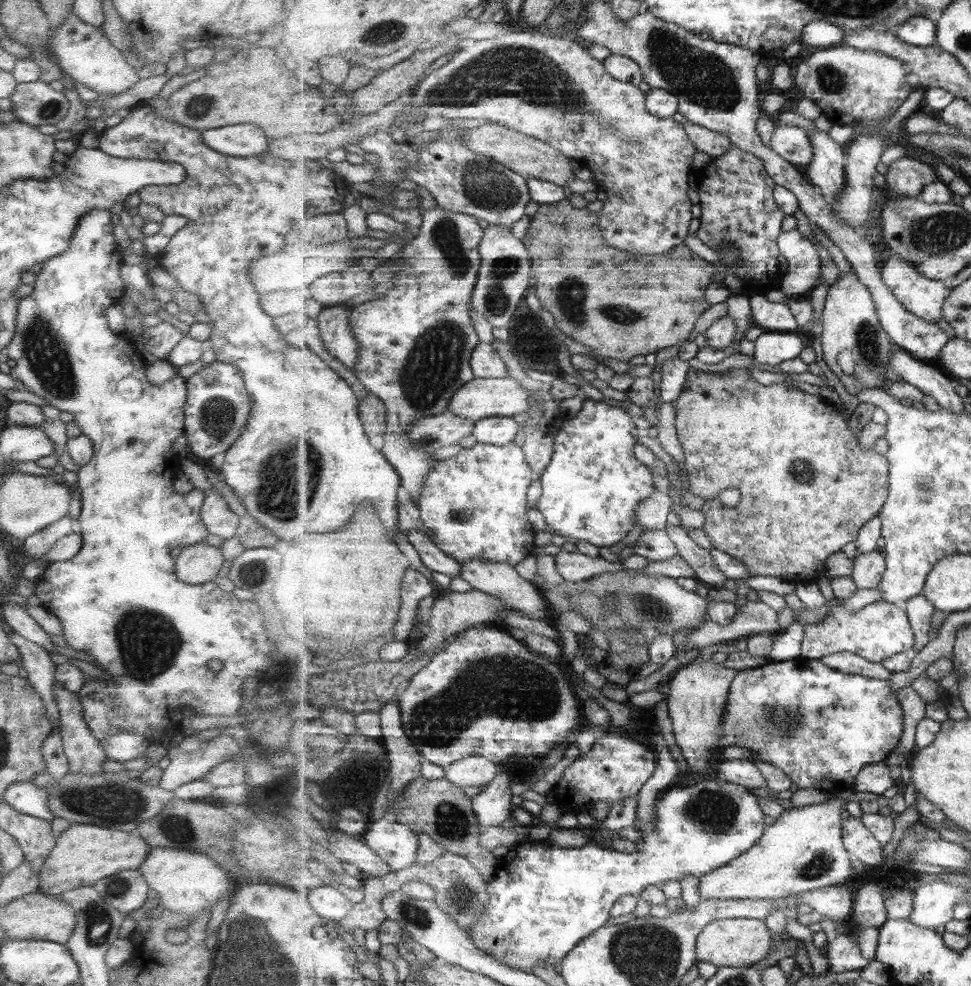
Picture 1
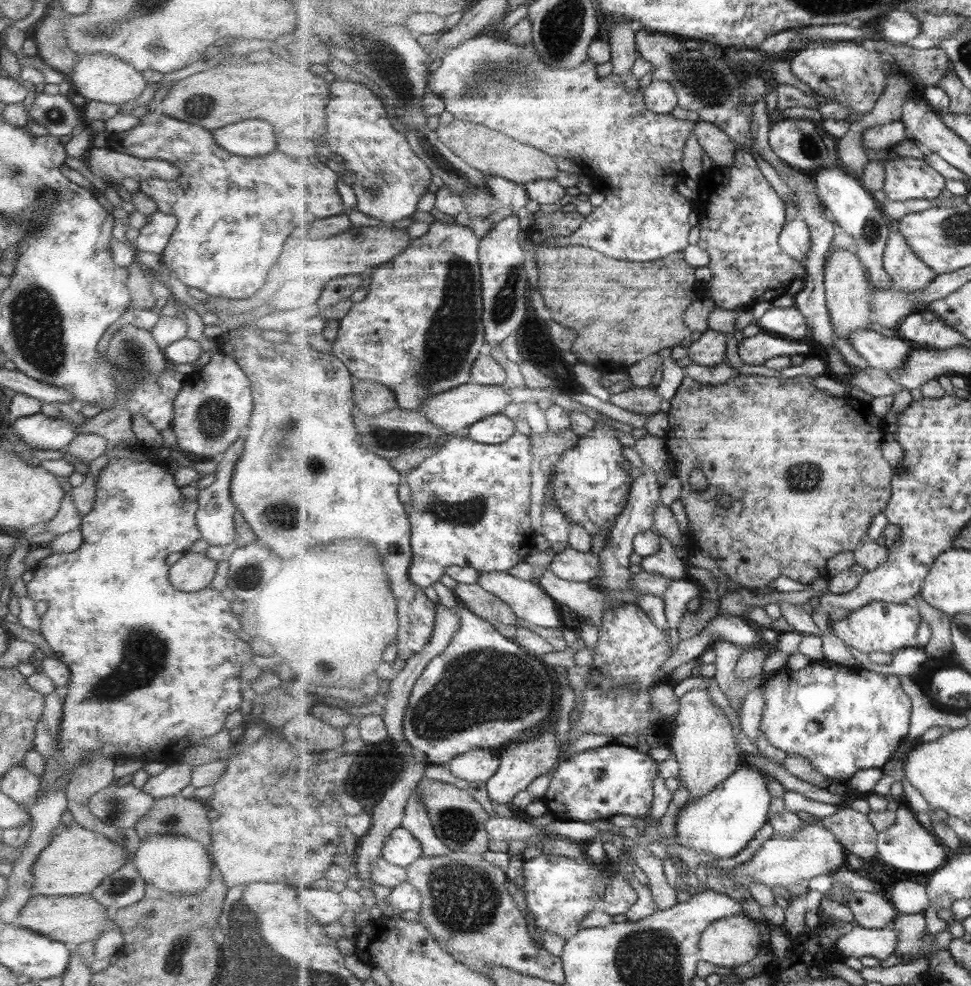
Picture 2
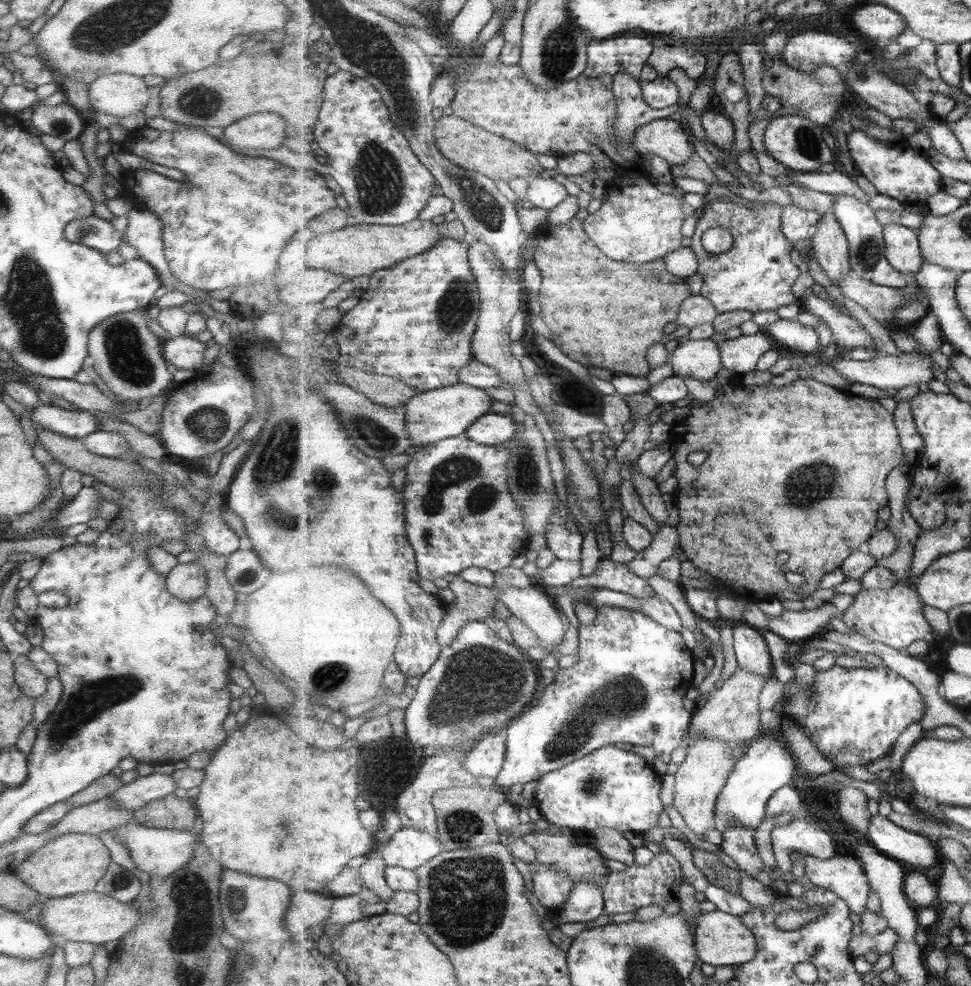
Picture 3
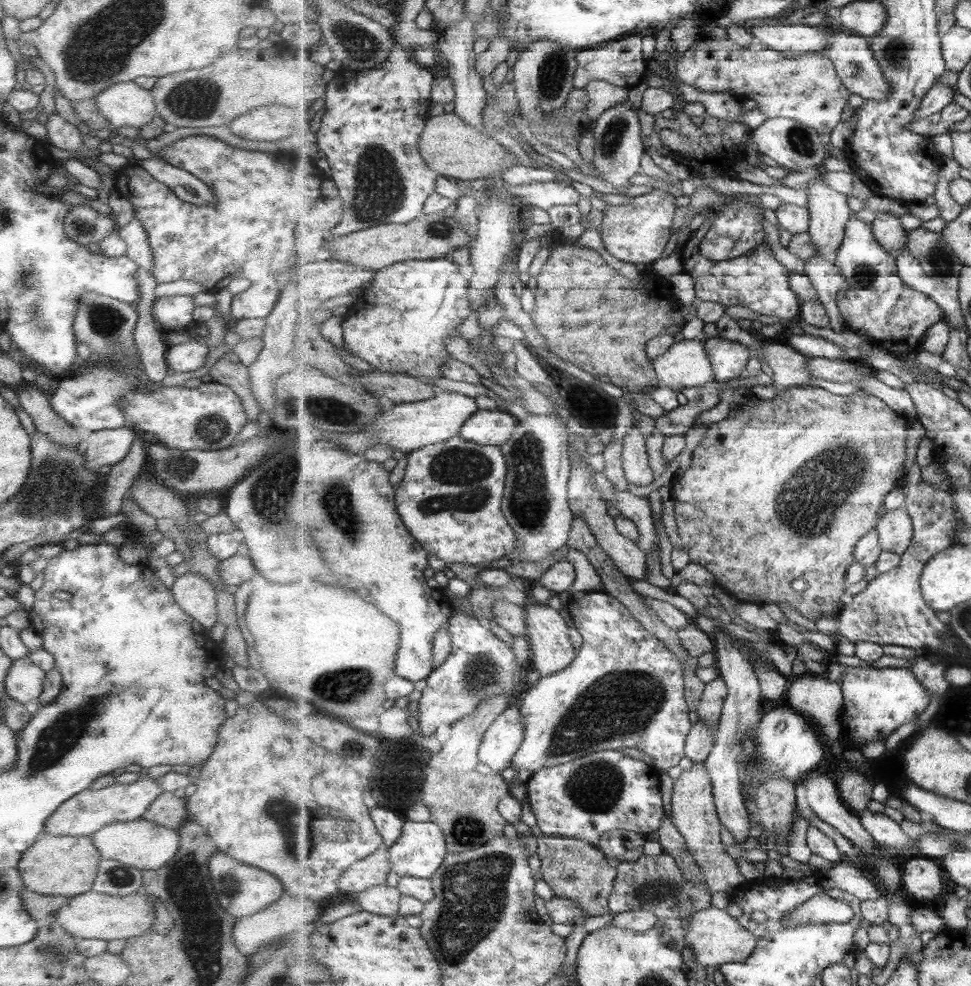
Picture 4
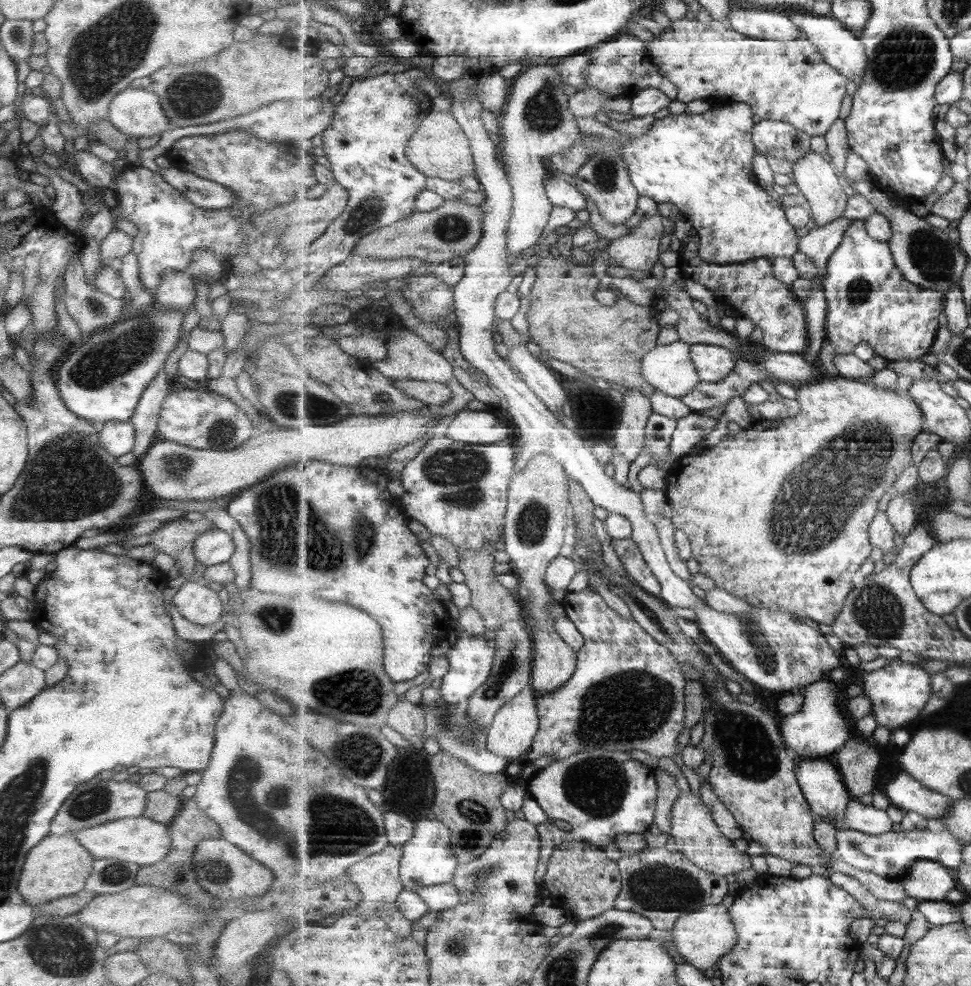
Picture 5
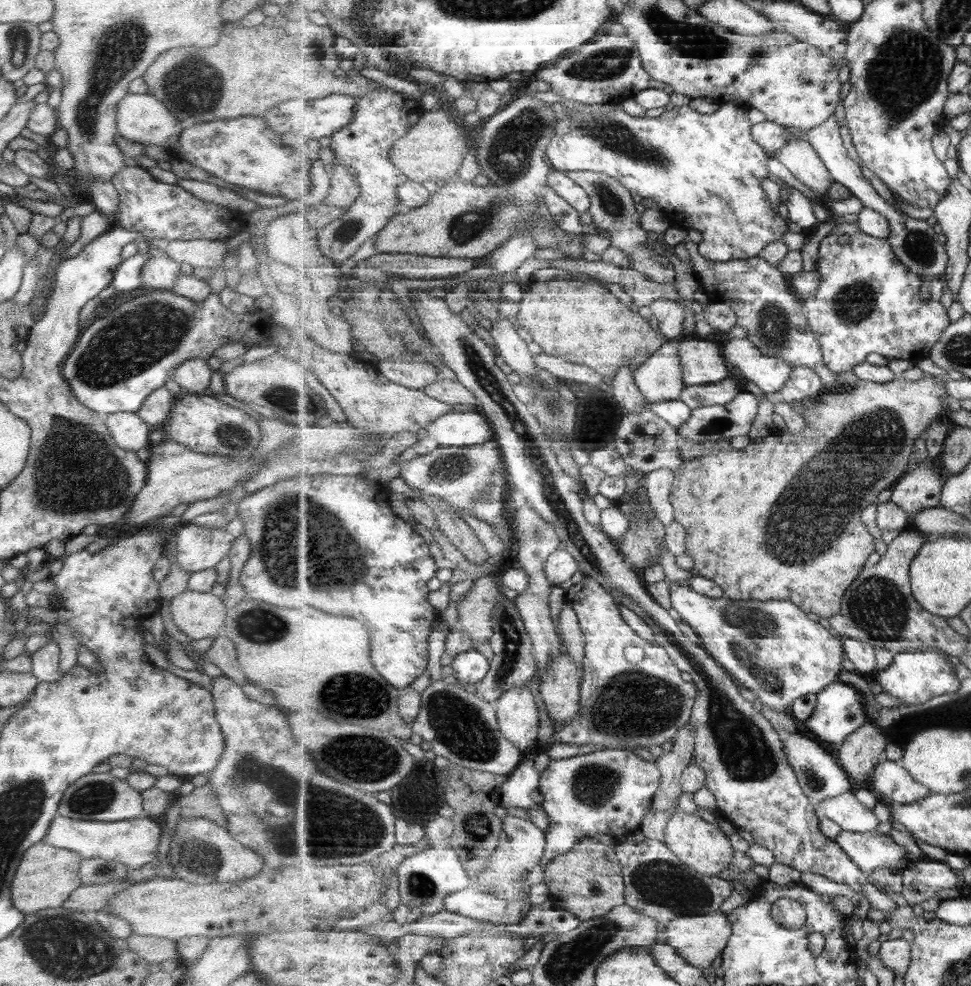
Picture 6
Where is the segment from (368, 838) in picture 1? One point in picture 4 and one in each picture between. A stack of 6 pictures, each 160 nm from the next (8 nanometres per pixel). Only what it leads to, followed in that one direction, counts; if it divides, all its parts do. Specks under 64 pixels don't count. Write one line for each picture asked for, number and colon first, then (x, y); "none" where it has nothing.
2: (402, 848)
3: (409, 848)
4: (420, 851)

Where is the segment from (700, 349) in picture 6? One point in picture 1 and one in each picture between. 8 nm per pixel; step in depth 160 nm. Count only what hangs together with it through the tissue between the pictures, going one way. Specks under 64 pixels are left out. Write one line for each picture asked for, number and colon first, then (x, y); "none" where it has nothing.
1: (772, 347)
2: (764, 346)
3: (740, 355)
4: (730, 359)
5: (714, 363)

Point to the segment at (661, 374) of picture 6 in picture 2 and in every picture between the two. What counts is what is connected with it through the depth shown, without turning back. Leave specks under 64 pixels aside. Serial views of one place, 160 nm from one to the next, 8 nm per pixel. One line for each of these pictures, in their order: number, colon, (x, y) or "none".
2: (710, 349)
3: (700, 359)
4: (686, 364)
5: (670, 368)

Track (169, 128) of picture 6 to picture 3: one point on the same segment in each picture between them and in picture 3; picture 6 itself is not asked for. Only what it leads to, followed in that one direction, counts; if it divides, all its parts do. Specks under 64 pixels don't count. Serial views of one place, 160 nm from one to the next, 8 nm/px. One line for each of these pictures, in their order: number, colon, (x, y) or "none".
3: (120, 95)
4: (124, 103)
5: (135, 112)

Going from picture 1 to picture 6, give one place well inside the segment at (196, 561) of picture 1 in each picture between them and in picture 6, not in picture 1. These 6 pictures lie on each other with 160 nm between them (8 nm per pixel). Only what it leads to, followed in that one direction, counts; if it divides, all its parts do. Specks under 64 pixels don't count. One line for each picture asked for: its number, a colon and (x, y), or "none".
2: (193, 571)
3: (185, 582)
4: (195, 596)
5: (196, 603)
6: (197, 615)

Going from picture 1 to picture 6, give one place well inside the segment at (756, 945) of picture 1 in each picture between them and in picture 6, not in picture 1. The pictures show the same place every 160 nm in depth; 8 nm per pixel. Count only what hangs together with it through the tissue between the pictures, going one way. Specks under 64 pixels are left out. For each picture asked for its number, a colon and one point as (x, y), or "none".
2: (733, 941)
3: (722, 939)
4: (716, 938)
5: (702, 938)
6: (699, 939)

